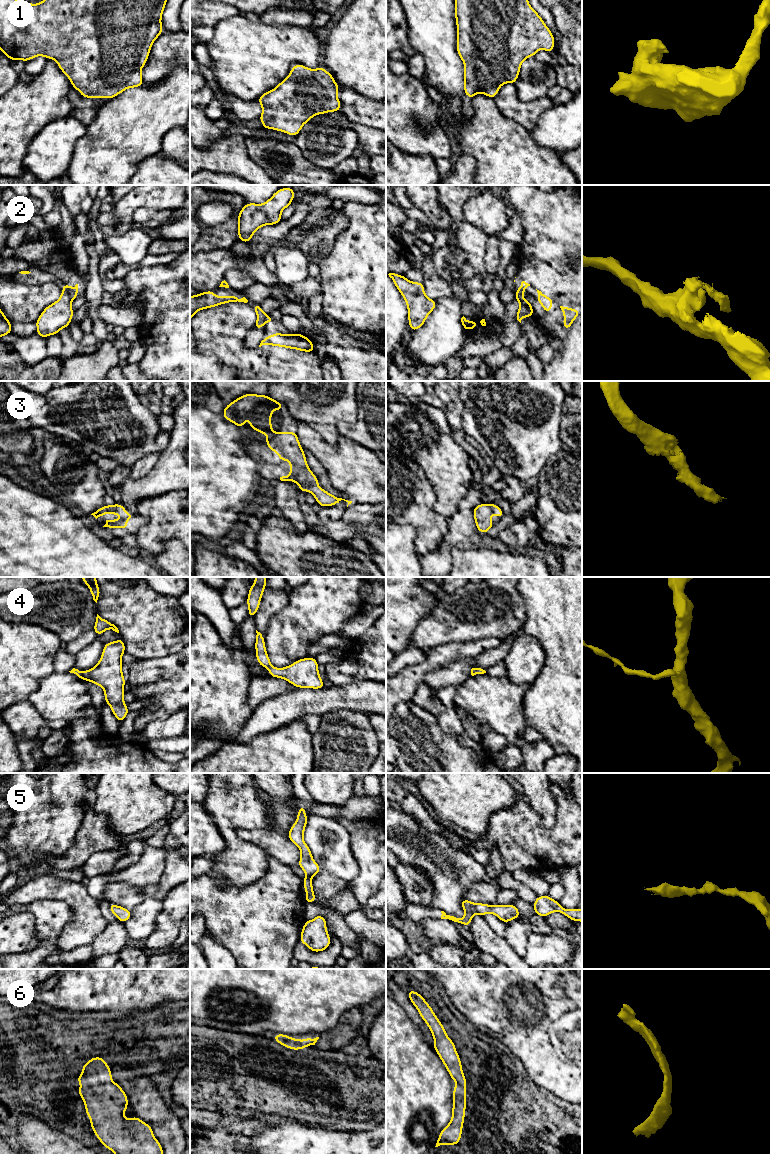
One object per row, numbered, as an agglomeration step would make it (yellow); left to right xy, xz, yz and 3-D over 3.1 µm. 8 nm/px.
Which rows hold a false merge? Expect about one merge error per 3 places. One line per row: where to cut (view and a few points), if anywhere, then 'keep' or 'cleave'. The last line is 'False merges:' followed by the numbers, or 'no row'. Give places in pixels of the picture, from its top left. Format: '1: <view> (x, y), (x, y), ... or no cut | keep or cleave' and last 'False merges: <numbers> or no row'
1: no cut | keep
2: xy (63, 287), (72, 299) | cleave
3: no cut | keep
4: no cut | keep
5: no cut | keep
6: no cut | keep
False merges: 2

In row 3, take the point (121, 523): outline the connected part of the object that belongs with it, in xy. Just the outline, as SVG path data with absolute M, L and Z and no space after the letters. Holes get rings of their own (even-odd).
M122 504L105 505L96 510L91 515L93 515L97 519L98 517L103 518L103 515L105 513L126 516L125 518L119 518L117 520L106 520L106 524L103 527L107 527L110 530L113 528L121 528L126 530L128 527L127 521L134 517L134 514L128 513Z

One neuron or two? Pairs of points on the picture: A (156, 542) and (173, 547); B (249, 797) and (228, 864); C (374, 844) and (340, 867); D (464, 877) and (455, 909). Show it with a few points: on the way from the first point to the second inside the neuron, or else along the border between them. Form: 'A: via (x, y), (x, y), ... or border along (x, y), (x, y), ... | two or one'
A: border along (179, 539), (168, 539), (164, 548), (152, 555) | two
B: via (232, 814), (231, 847) | one
C: border along (348, 834), (358, 866), (358, 873), (351, 880) | two
D: via (456, 885), (455, 901) | one

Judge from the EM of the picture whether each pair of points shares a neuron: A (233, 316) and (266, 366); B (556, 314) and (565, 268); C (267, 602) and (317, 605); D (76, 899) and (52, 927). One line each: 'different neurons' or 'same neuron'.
A: same neuron
B: same neuron
C: different neurons
D: different neurons

